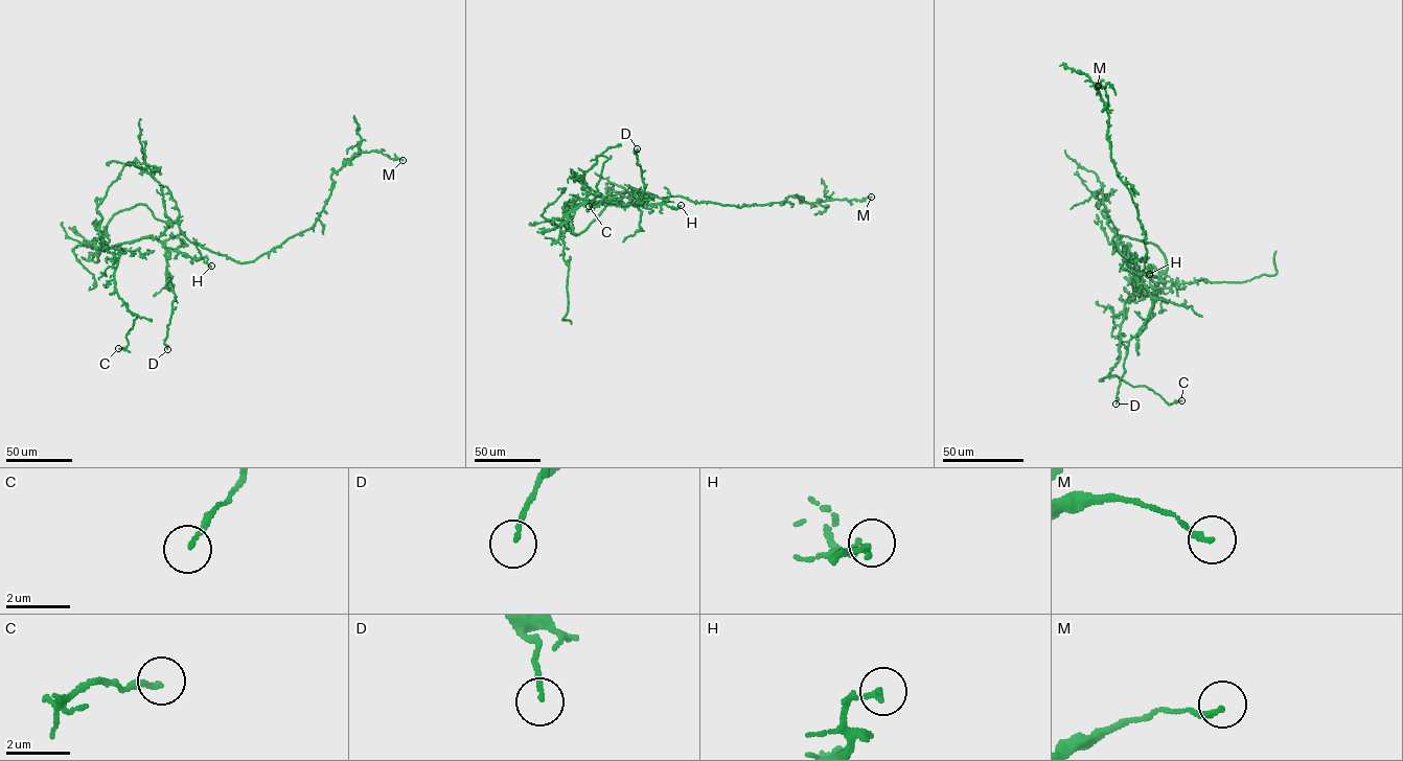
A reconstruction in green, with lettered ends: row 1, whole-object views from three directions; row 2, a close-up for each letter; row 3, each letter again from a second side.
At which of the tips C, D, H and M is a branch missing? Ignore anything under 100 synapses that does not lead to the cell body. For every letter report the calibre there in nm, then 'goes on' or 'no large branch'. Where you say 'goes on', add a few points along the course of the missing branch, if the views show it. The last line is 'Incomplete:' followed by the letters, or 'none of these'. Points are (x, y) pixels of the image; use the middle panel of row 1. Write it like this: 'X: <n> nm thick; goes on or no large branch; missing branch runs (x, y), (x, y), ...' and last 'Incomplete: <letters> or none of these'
C: 160 nm thick; no large branch
D: 110 nm thick; no large branch
H: 170 nm thick; no large branch
M: 150 nm thick; no large branch
Incomplete: none of these

